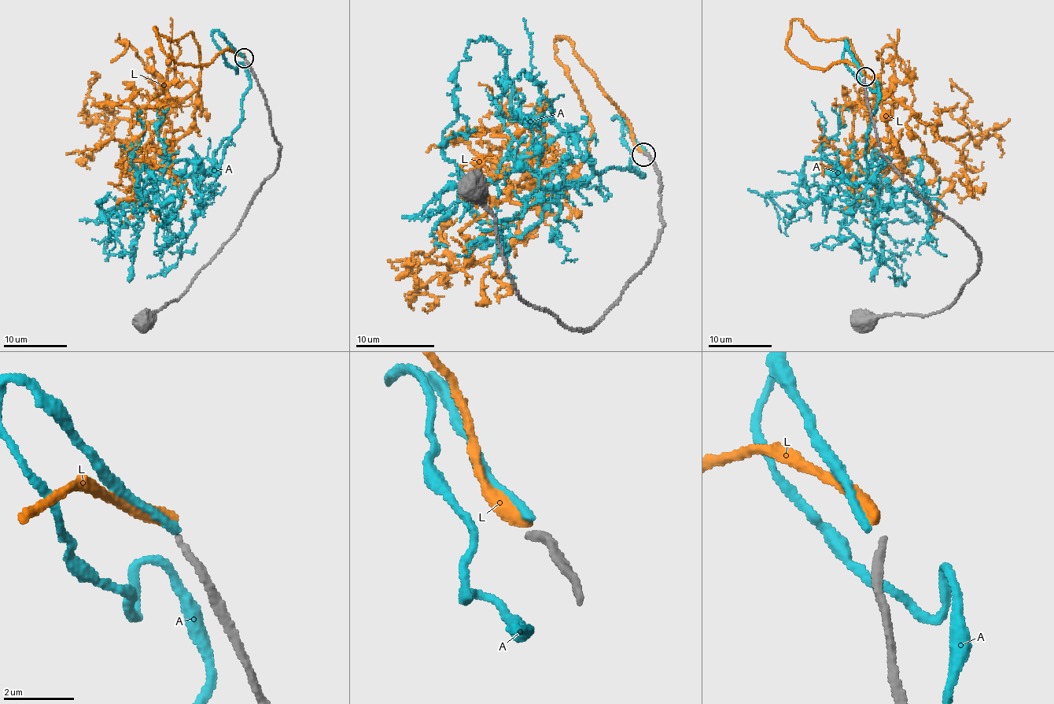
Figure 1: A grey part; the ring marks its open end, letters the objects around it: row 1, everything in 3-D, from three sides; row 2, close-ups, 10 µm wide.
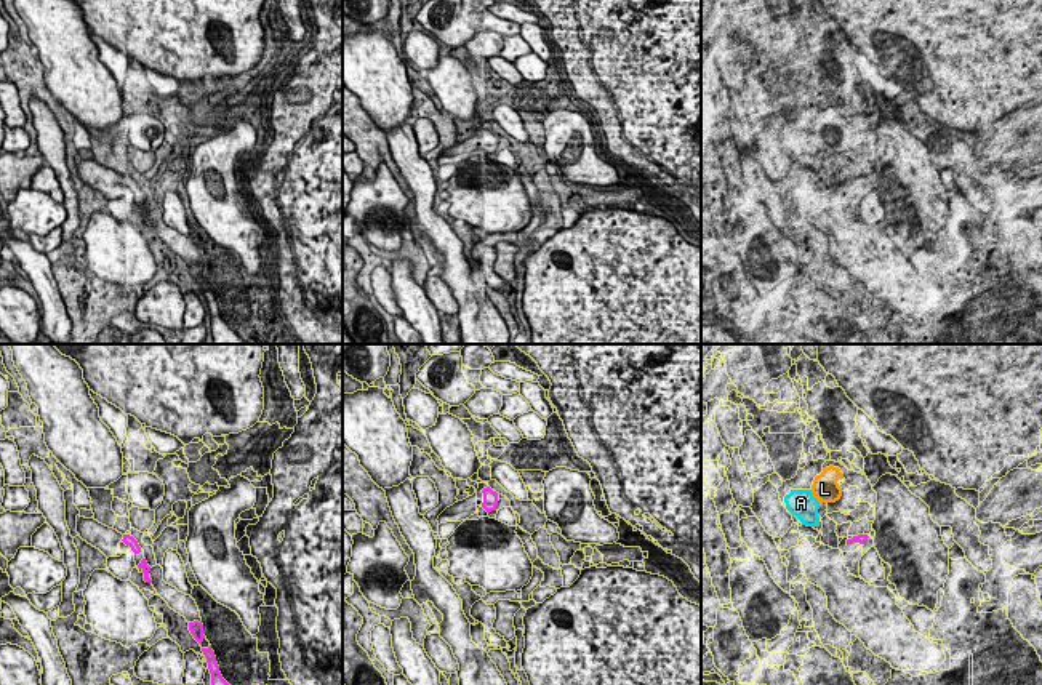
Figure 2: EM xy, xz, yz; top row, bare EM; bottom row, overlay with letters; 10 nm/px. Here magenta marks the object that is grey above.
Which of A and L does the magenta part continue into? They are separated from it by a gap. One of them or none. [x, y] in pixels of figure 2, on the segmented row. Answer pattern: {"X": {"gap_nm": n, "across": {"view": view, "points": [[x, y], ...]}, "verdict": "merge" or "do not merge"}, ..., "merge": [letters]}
{"A": {"gap_nm": 320, "across": {"view": "yz", "points": [[847, 540], [818, 525]]}, "verdict": "do not merge"}, "L": {"gap_nm": 400, "across": {"view": "yz", "points": [[853, 536], [834, 501]]}, "verdict": "do not merge"}, "merge": []}

